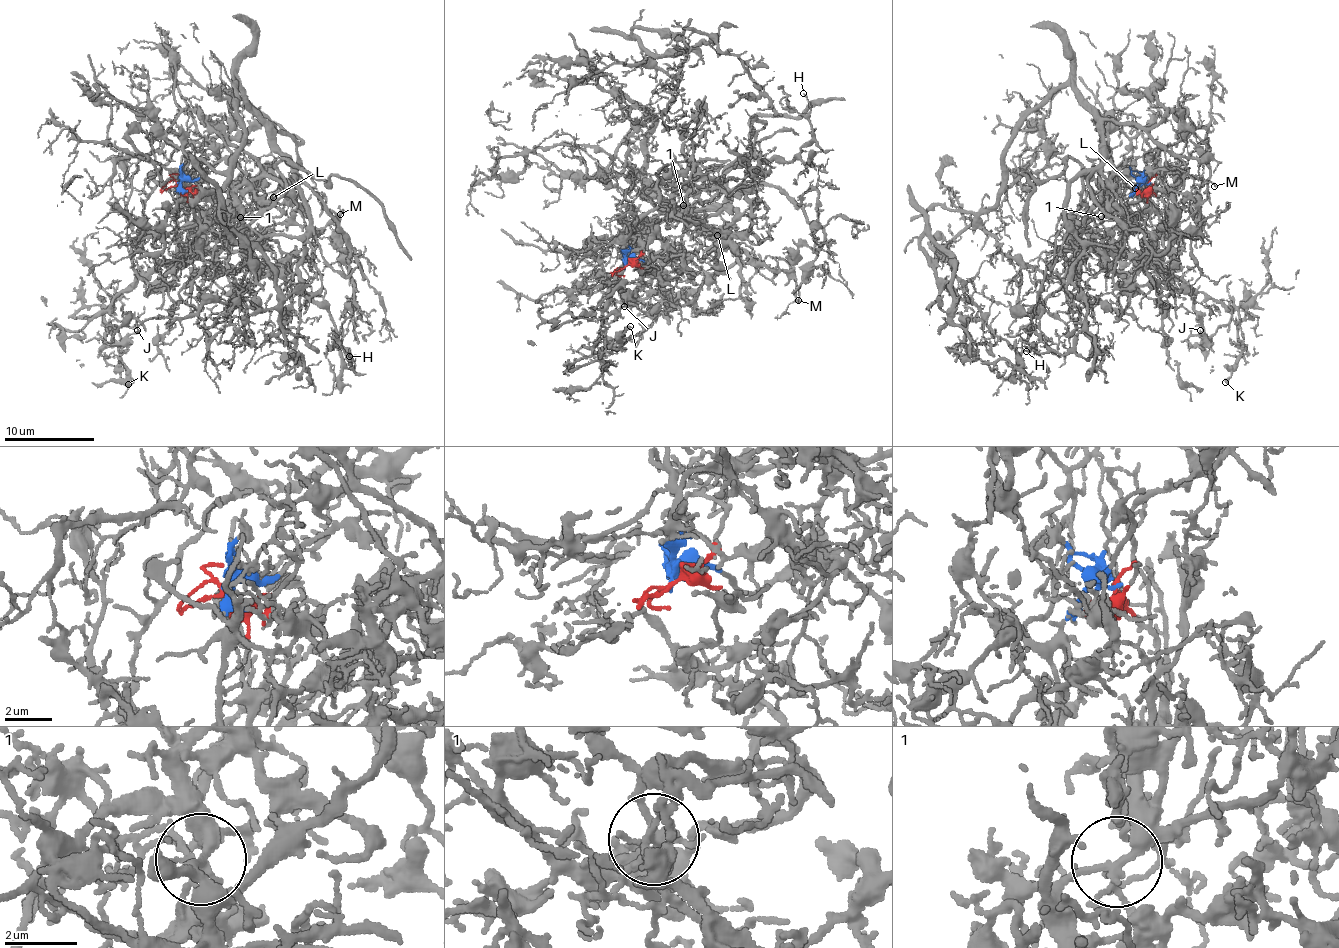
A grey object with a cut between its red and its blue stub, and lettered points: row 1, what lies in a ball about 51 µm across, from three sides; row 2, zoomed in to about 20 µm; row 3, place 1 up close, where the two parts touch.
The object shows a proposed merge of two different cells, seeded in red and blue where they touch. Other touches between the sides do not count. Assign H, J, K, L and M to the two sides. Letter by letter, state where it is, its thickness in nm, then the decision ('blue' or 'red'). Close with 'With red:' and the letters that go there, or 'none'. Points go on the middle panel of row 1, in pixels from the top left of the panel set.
H: place (803, 93); calibre 120 nm; red
J: place (624, 306); calibre 130 nm; blue
K: place (630, 326); calibre 240 nm; blue
L: place (717, 235); calibre 150 nm; blue
M: place (798, 300); calibre 120 nm; blue
With red: H

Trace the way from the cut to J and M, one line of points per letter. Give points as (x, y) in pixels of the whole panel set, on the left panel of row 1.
J: (176, 182), (180, 197), (176, 256), (140, 275), (104, 313), (115, 326), (118, 342), (138, 329)
M: (176, 182), (178, 245), (216, 251), (237, 241), (243, 211), (261, 209), (278, 193), (314, 229), (340, 215)

